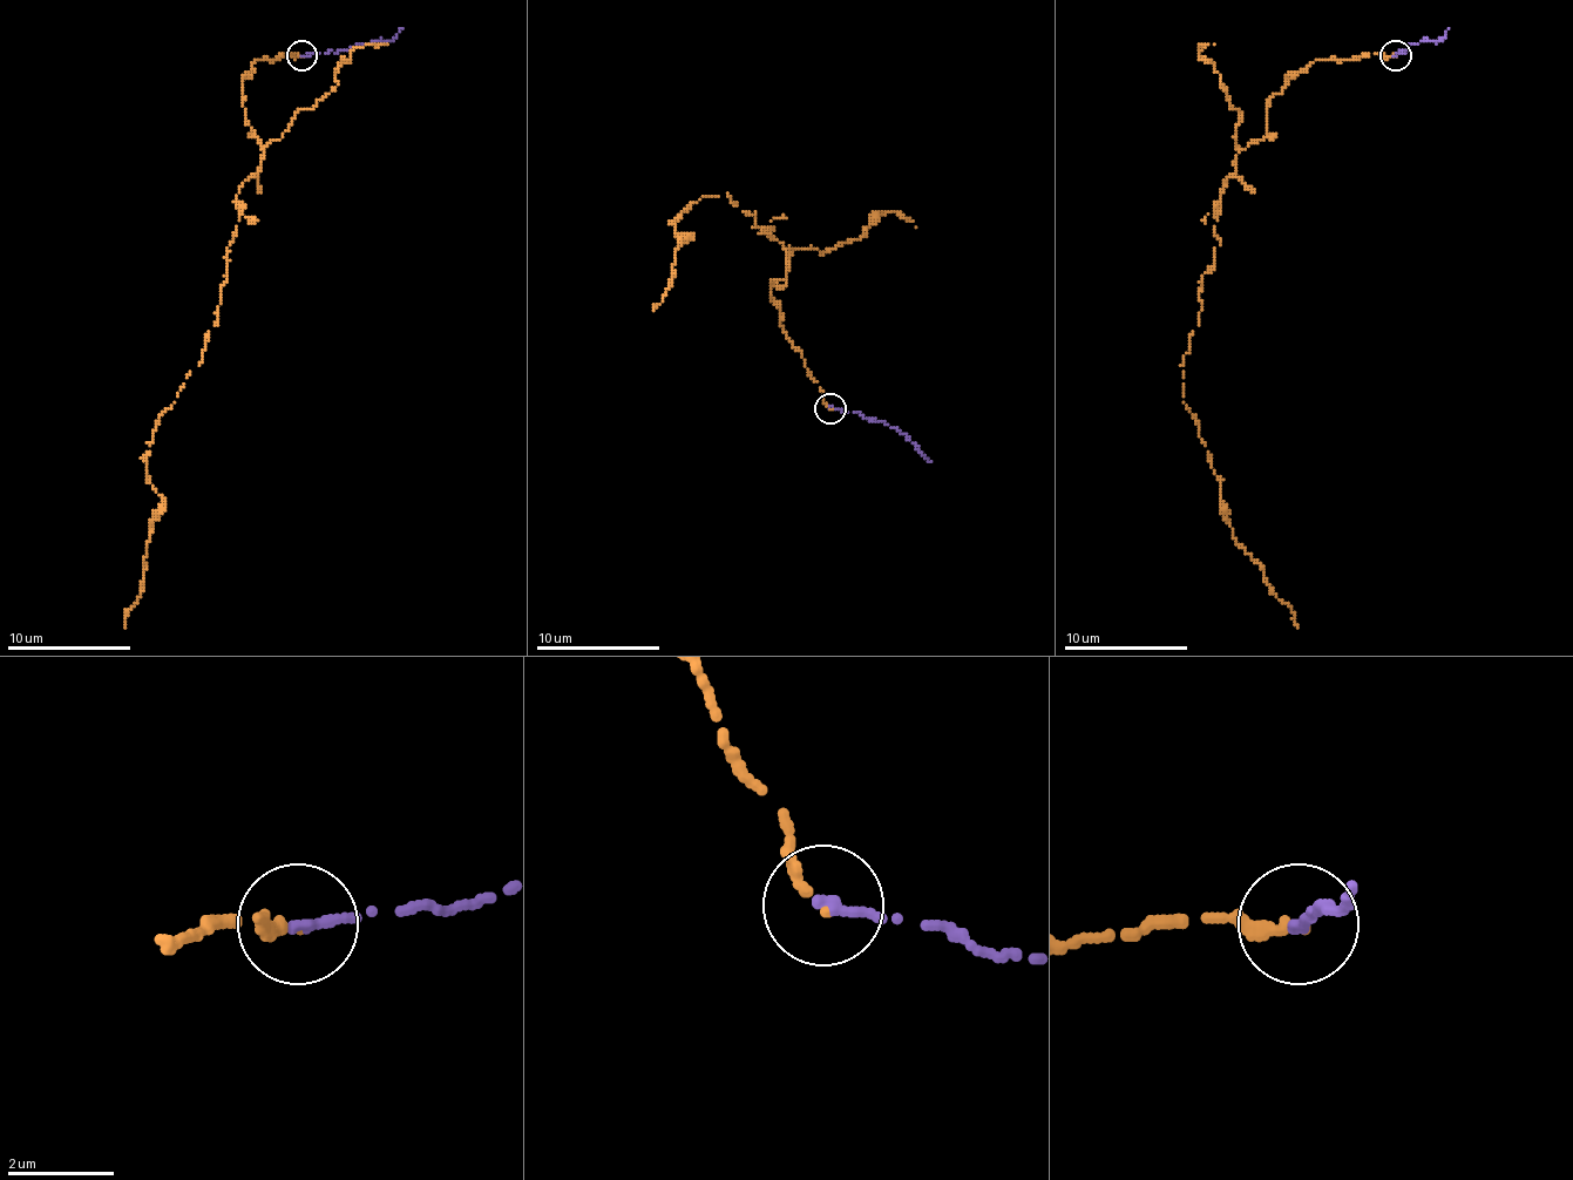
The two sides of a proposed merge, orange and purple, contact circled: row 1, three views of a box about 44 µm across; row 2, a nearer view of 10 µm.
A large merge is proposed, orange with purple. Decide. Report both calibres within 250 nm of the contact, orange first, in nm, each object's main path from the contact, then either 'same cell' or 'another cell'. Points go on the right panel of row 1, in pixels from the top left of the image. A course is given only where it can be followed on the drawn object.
calibres 160 and 220 nm; course orange (1396, 56), (1316, 59), (1267, 100), (1267, 134), (1220, 195), (1182, 355), (1220, 513), (1297, 628); course purple (1396, 56), (1415, 43), (1439, 41), (1449, 28); same cell

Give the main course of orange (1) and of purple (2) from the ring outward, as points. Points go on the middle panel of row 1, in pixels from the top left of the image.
1: (829, 409), (771, 300), (792, 251), (731, 196), (680, 211), (675, 230), (690, 234), (653, 310)
2: (829, 409), (856, 412), (897, 427), (931, 461)

